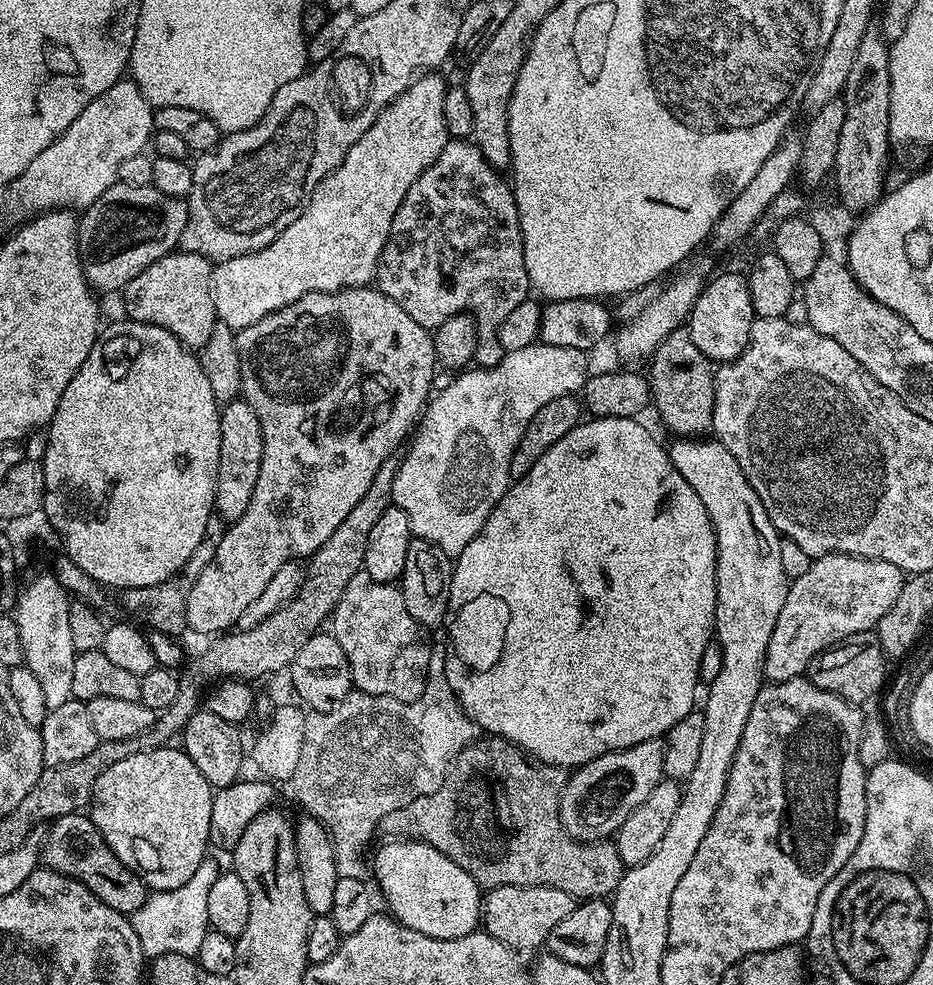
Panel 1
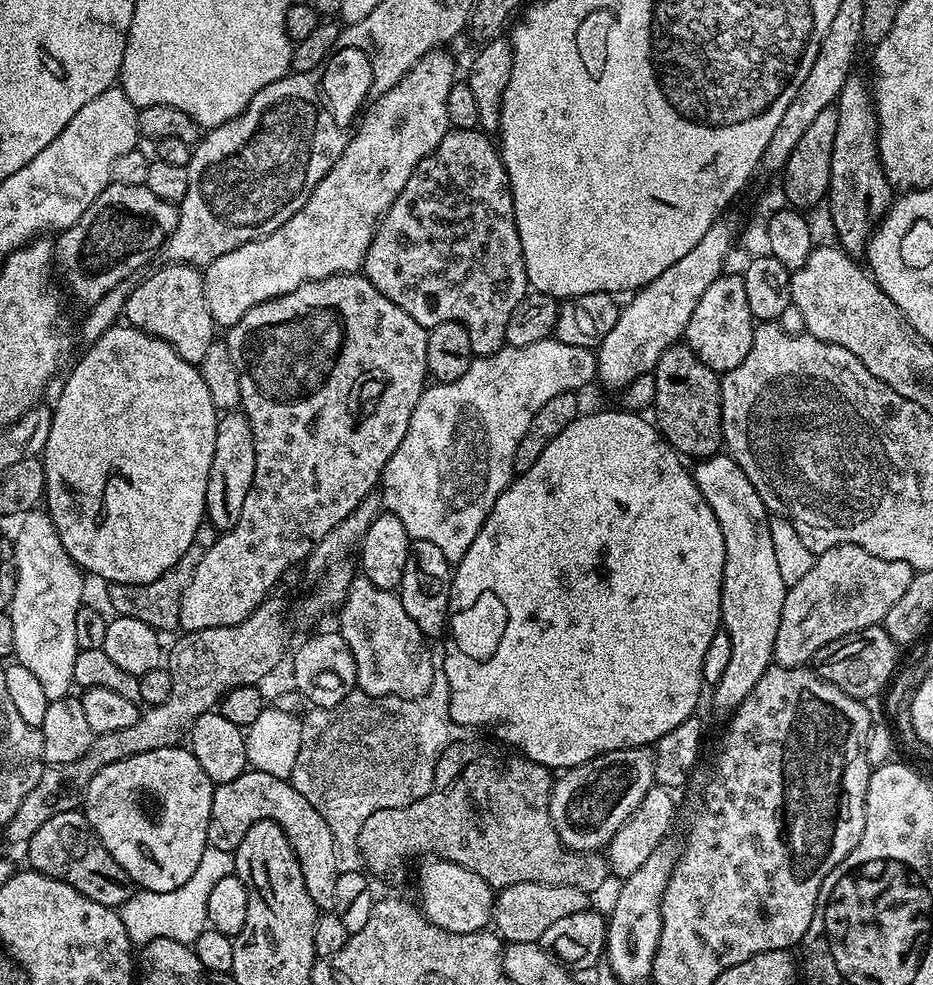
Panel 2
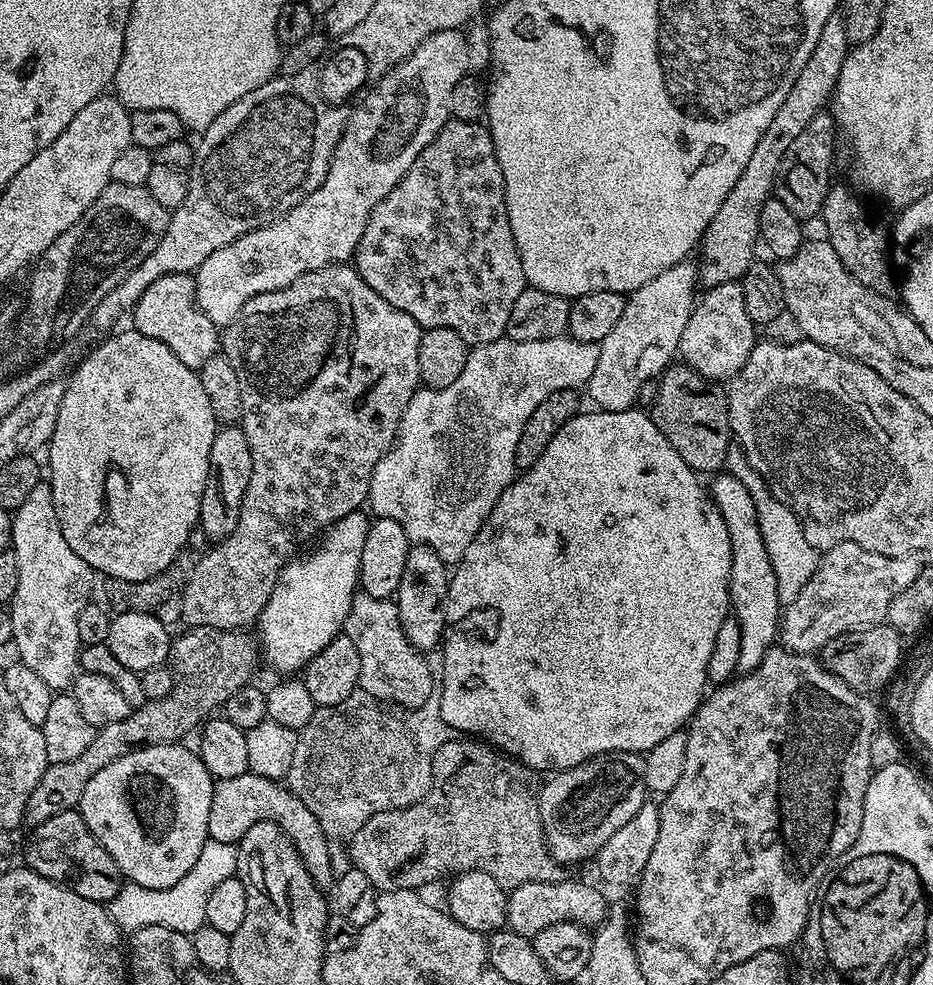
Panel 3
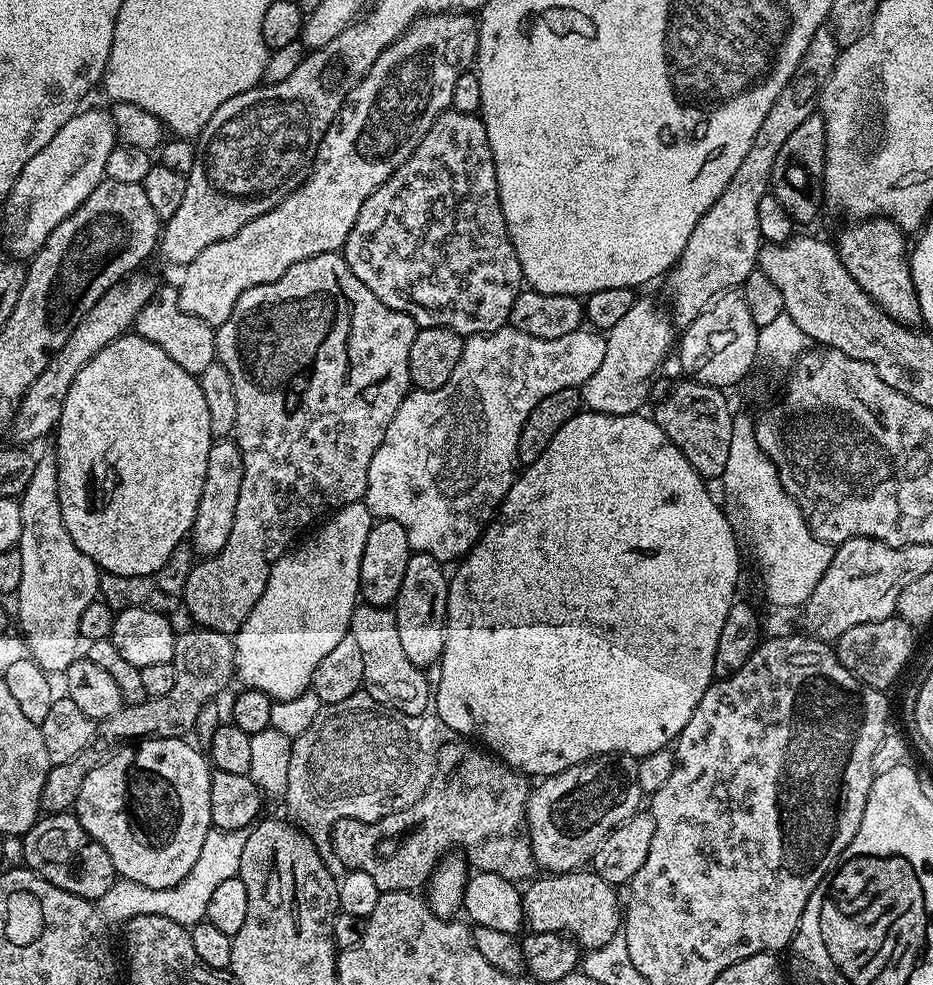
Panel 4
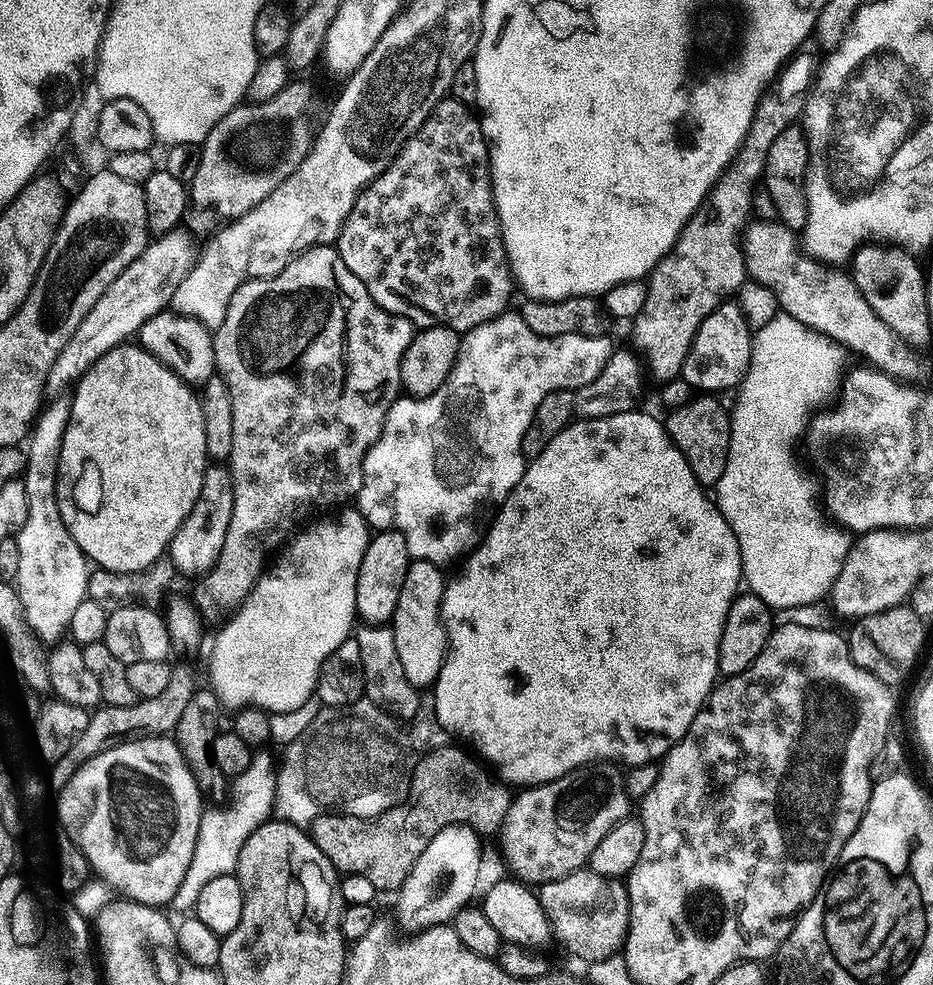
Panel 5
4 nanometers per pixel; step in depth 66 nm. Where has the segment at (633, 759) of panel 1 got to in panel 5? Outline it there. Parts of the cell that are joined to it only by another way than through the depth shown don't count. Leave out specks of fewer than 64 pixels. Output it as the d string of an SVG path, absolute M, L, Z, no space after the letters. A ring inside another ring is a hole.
M616 762L584 764L562 774L562 778L554 778L545 784L533 784L517 791L508 808L504 826L498 833L500 844L504 847L504 856L512 867L511 875L529 886L539 886L585 867L590 854L594 854L594 846L598 846L598 842L610 834L614 825L629 819L628 804L630 797L626 772Z

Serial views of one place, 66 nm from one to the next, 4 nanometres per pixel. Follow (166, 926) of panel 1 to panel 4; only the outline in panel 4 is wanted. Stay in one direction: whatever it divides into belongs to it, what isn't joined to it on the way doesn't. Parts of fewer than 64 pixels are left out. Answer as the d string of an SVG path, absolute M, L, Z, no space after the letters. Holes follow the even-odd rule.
M213 828L206 834L206 842L202 842L202 850L198 854L198 862L190 869L190 874L178 882L178 886L173 888L163 888L154 890L142 886L133 880L118 878L102 898L95 901L96 909L100 911L103 920L107 920L109 925L123 925L129 920L138 918L142 914L158 914L170 918L174 922L191 926L201 923L208 915L210 897L214 890L226 878L234 878L240 875L240 863L242 862L242 849L246 846L248 828L238 830L222 830Z

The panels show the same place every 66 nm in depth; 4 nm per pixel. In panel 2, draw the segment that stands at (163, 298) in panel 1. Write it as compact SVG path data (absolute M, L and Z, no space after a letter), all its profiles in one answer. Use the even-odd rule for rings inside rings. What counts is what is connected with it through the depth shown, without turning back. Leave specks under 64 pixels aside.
M164 262L161 265L161 268L154 269L141 284L133 283L124 303L123 319L139 332L145 332L169 344L186 362L199 366L202 358L206 358L206 350L210 350L210 346L217 339L216 332L218 333L218 326L212 321L212 315L206 306L204 273L194 264Z

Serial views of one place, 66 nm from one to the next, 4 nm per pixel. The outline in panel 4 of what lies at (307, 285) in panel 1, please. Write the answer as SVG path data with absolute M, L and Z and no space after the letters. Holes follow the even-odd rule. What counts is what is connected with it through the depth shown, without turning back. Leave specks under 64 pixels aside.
M434 12L421 15L389 48L383 48L368 72L350 90L341 106L338 122L330 125L320 143L316 162L307 180L296 188L274 210L246 222L238 234L214 246L206 246L194 262L184 269L184 277L178 281L180 305L186 314L194 314L202 322L219 326L230 318L238 298L254 286L274 282L298 262L314 258L318 254L340 252L343 249L354 222L358 222L358 212L362 204L414 154L418 142L426 138L430 126L438 117L452 108L454 85L464 72L473 67L476 47L480 41L480 30L475 15L466 12Z

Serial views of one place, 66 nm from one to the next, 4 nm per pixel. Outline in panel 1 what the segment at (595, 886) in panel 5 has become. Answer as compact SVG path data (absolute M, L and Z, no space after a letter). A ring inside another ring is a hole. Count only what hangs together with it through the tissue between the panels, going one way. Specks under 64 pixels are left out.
M498 886L482 896L482 928L498 942L514 950L547 945L550 930L576 908L577 901L566 890L554 886Z

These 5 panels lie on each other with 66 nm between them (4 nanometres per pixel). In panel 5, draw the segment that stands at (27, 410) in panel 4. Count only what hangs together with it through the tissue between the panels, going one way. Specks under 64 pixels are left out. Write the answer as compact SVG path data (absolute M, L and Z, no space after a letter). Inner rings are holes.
M184 230L168 232L149 242L142 254L138 254L138 258L134 258L134 262L130 262L130 266L126 266L126 270L122 270L122 274L118 274L110 286L106 286L106 294L102 294L102 298L90 306L90 314L86 314L78 330L70 334L70 342L62 346L62 354L58 354L58 358L54 358L54 366L50 366L50 374L44 383L45 393L52 398L63 397L86 374L86 370L90 370L90 366L102 358L102 354L135 337L142 322L165 311L171 305L174 290L178 290L178 282L186 278L193 263L194 248L192 252Z

